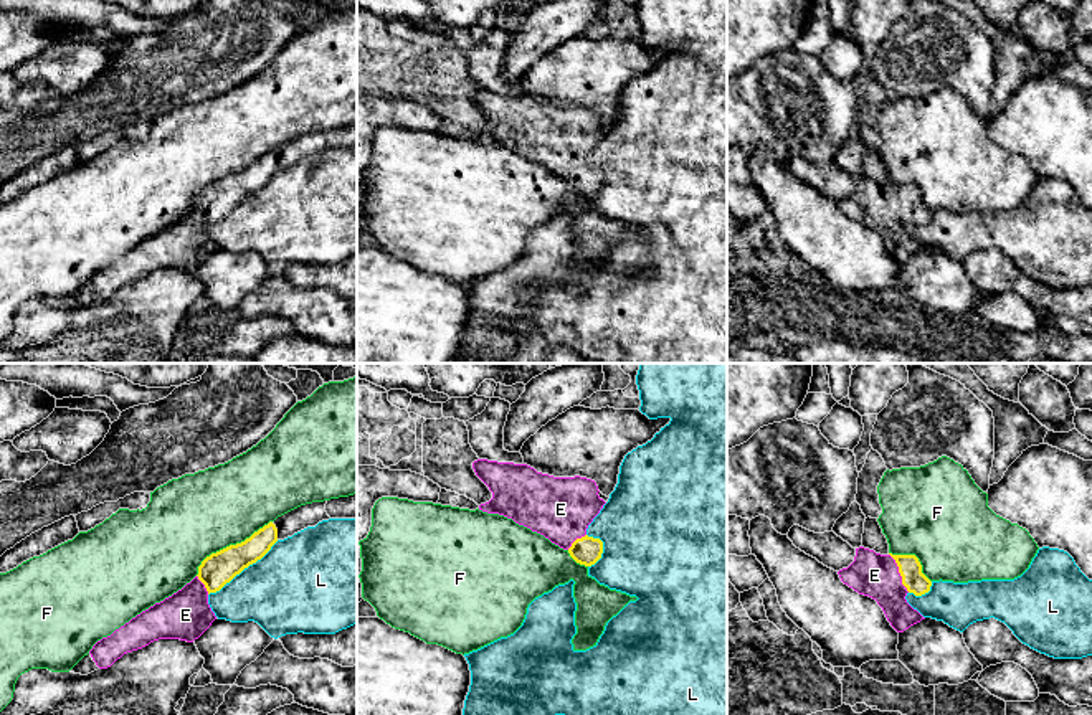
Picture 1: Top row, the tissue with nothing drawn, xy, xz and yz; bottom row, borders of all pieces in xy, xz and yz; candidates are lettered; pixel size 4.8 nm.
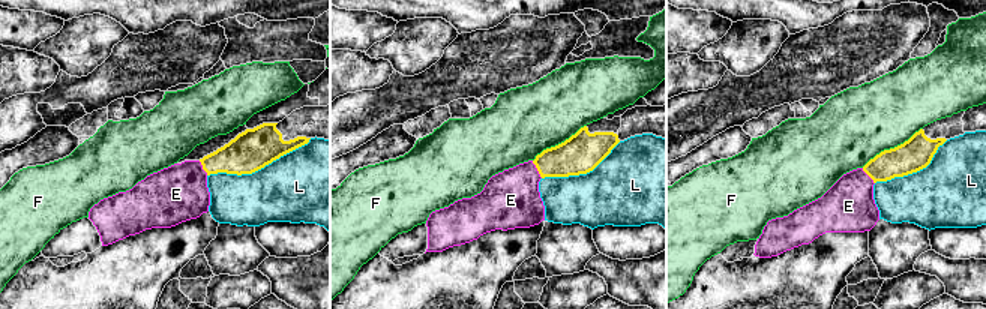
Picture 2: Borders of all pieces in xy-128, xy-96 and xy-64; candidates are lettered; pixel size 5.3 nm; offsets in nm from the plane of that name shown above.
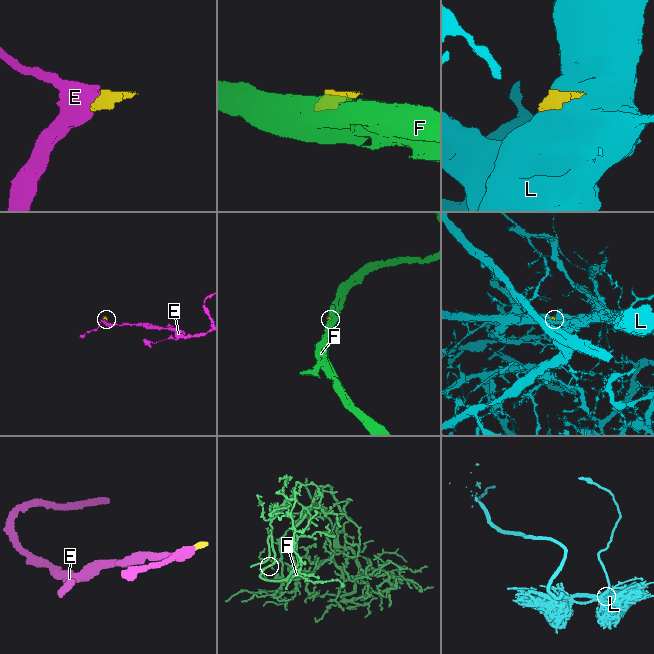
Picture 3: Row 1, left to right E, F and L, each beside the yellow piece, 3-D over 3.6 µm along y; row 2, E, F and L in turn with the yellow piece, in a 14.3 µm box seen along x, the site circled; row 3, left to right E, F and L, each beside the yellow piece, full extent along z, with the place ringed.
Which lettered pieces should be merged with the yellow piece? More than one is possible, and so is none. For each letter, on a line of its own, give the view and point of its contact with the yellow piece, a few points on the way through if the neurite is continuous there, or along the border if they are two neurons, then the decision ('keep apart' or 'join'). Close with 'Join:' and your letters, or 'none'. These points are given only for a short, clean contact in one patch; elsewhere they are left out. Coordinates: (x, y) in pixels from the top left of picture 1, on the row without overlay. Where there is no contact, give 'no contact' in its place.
E: contact yz (899, 202); way yz (914, 210), (899, 202), (874, 205); join
F: contact xy (230, 175); border xy (271, 151), (243, 170), (212, 182), (195, 205); keep apart
L: contact xy (243, 198); keep apart
Join: E

